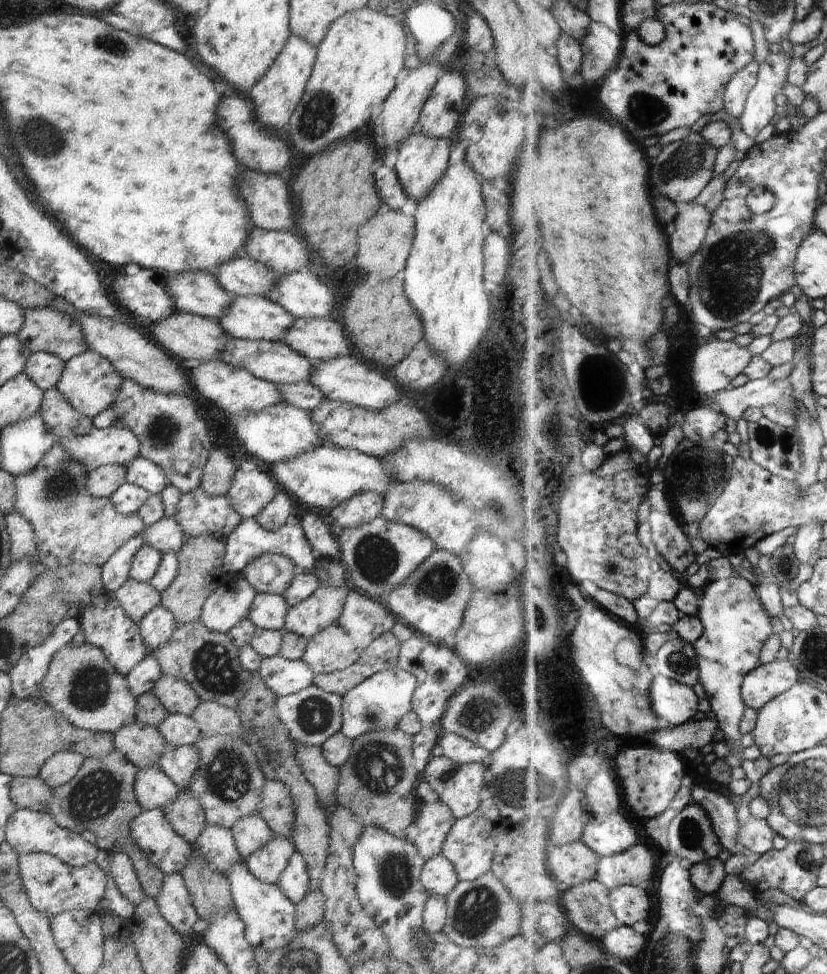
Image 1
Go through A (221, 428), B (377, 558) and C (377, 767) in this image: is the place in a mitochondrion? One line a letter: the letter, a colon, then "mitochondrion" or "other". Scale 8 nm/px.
A: other
B: mitochondrion
C: mitochondrion

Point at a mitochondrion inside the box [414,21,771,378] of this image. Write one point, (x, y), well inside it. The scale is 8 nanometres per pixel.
(645, 114)

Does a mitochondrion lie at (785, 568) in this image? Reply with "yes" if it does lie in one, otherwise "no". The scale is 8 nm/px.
no

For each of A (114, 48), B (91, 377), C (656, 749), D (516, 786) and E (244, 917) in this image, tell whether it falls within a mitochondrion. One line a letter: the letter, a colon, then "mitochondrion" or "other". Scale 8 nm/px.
A: mitochondrion
B: other
C: other
D: mitochondrion
E: other

